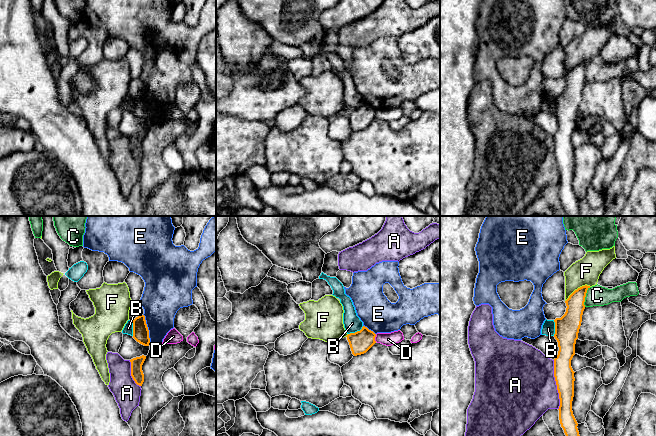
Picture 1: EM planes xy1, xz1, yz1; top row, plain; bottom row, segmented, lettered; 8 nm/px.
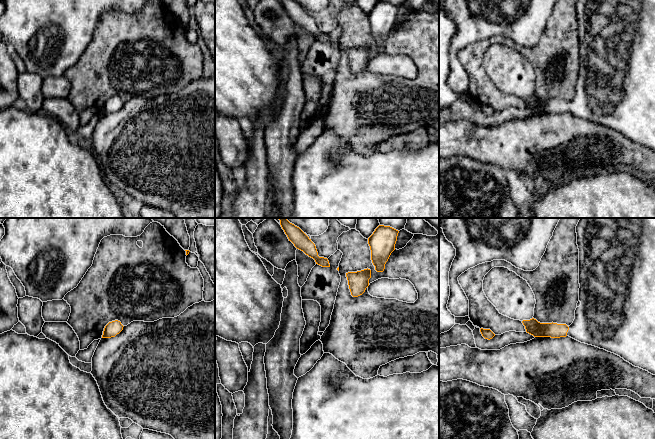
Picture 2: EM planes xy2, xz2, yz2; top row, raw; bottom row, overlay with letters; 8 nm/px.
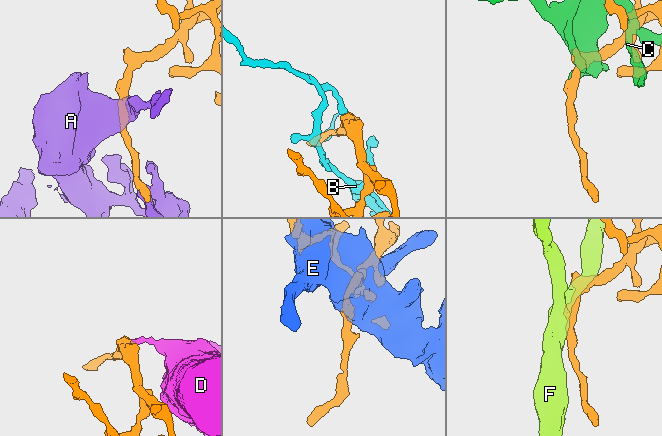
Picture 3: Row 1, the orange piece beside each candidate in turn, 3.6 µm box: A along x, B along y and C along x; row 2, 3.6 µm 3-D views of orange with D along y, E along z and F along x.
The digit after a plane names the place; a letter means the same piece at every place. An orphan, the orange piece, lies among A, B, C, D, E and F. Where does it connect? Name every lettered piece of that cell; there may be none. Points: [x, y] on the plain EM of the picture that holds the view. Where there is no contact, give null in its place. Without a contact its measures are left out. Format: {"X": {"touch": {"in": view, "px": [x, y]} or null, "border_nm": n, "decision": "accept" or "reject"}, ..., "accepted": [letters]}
{"A": {"touch": {"in": "yz1", "px": [556, 160]}, "border_nm": 400, "decision": "reject"}, "B": {"touch": {"in": "xz1", "px": [355, 108]}, "border_nm": 140, "decision": "reject"}, "C": {"touch": {"in": "yz1", "px": [585, 72]}, "border_nm": 170, "decision": "reject"}, "D": {"touch": {"in": "xz1", "px": [374, 114]}, "border_nm": 60, "decision": "reject"}, "E": {"touch": {"in": "xy1", "px": [147, 104]}, "border_nm": 240, "decision": "reject"}, "F": {"touch": {"in": "yz1", "px": [578, 64]}, "border_nm": 240, "decision": "reject"}, "accepted": []}

